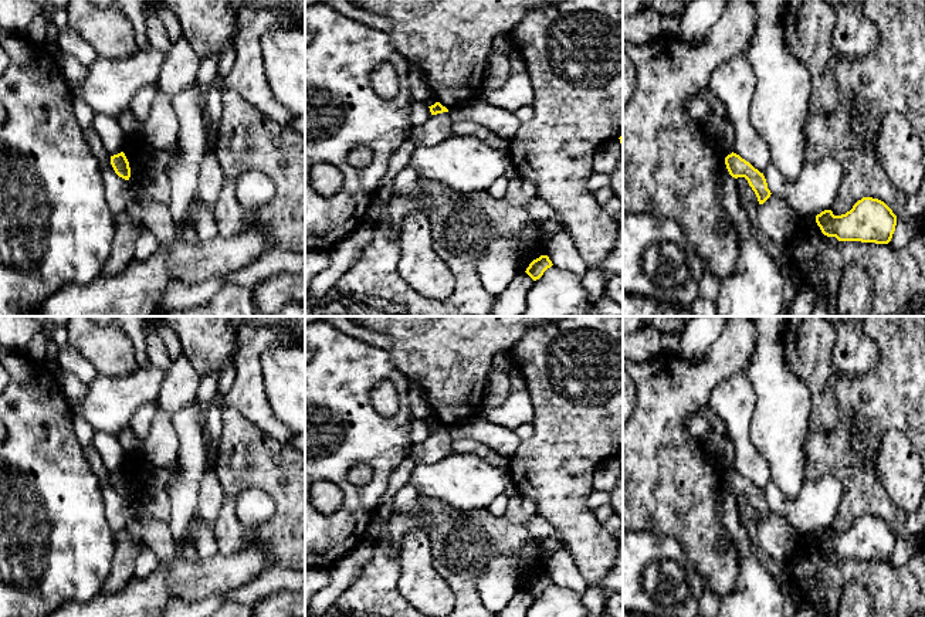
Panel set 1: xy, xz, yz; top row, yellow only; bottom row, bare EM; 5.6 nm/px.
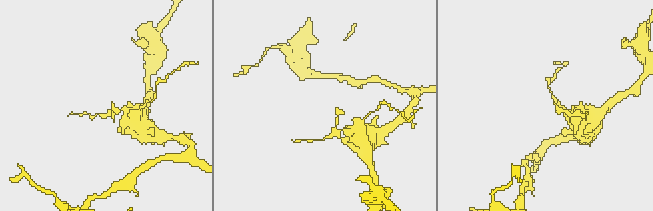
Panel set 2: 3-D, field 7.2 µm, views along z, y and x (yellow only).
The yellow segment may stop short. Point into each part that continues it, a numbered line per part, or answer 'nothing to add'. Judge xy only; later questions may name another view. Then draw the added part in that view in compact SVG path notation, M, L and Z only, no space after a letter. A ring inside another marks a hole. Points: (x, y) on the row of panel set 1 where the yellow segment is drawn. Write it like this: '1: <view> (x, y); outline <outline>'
nothing to add

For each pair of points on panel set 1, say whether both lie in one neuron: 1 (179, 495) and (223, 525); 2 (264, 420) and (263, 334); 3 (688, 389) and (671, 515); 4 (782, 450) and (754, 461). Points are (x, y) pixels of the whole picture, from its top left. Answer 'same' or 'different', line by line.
1: different
2: same
3: same
4: different

